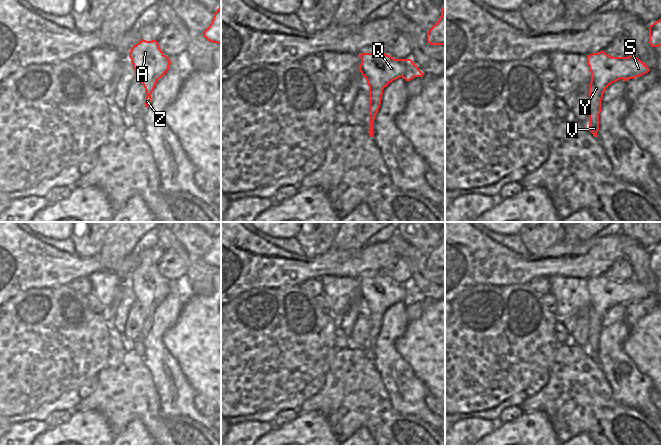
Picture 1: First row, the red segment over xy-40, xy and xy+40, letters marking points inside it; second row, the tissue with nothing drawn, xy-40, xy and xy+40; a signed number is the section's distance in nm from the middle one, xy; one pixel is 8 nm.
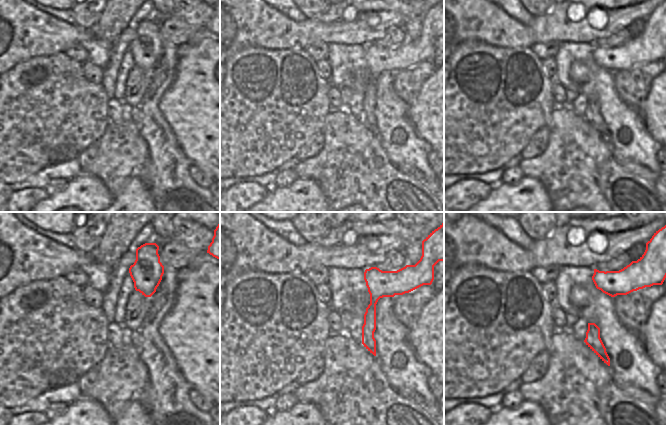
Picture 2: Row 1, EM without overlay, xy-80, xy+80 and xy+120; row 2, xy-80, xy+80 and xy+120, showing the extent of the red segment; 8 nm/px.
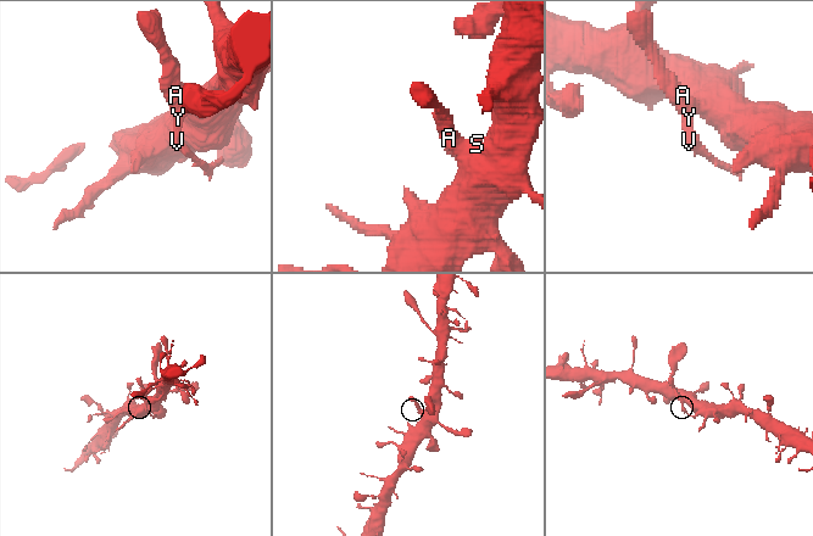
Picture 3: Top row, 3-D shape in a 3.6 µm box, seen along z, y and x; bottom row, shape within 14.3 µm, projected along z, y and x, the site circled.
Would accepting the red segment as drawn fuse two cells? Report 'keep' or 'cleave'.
cleave

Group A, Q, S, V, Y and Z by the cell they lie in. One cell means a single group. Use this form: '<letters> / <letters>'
A V Y Z / Q S

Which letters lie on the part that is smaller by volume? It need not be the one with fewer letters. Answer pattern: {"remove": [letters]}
{"remove": ["A", "V", "Y", "Z"]}

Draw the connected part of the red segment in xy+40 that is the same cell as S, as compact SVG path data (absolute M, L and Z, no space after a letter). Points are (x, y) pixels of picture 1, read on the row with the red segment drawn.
M606 55L605 64L607 66L605 70L605 88L620 79L626 81L649 72L647 65L634 55L628 57Z

